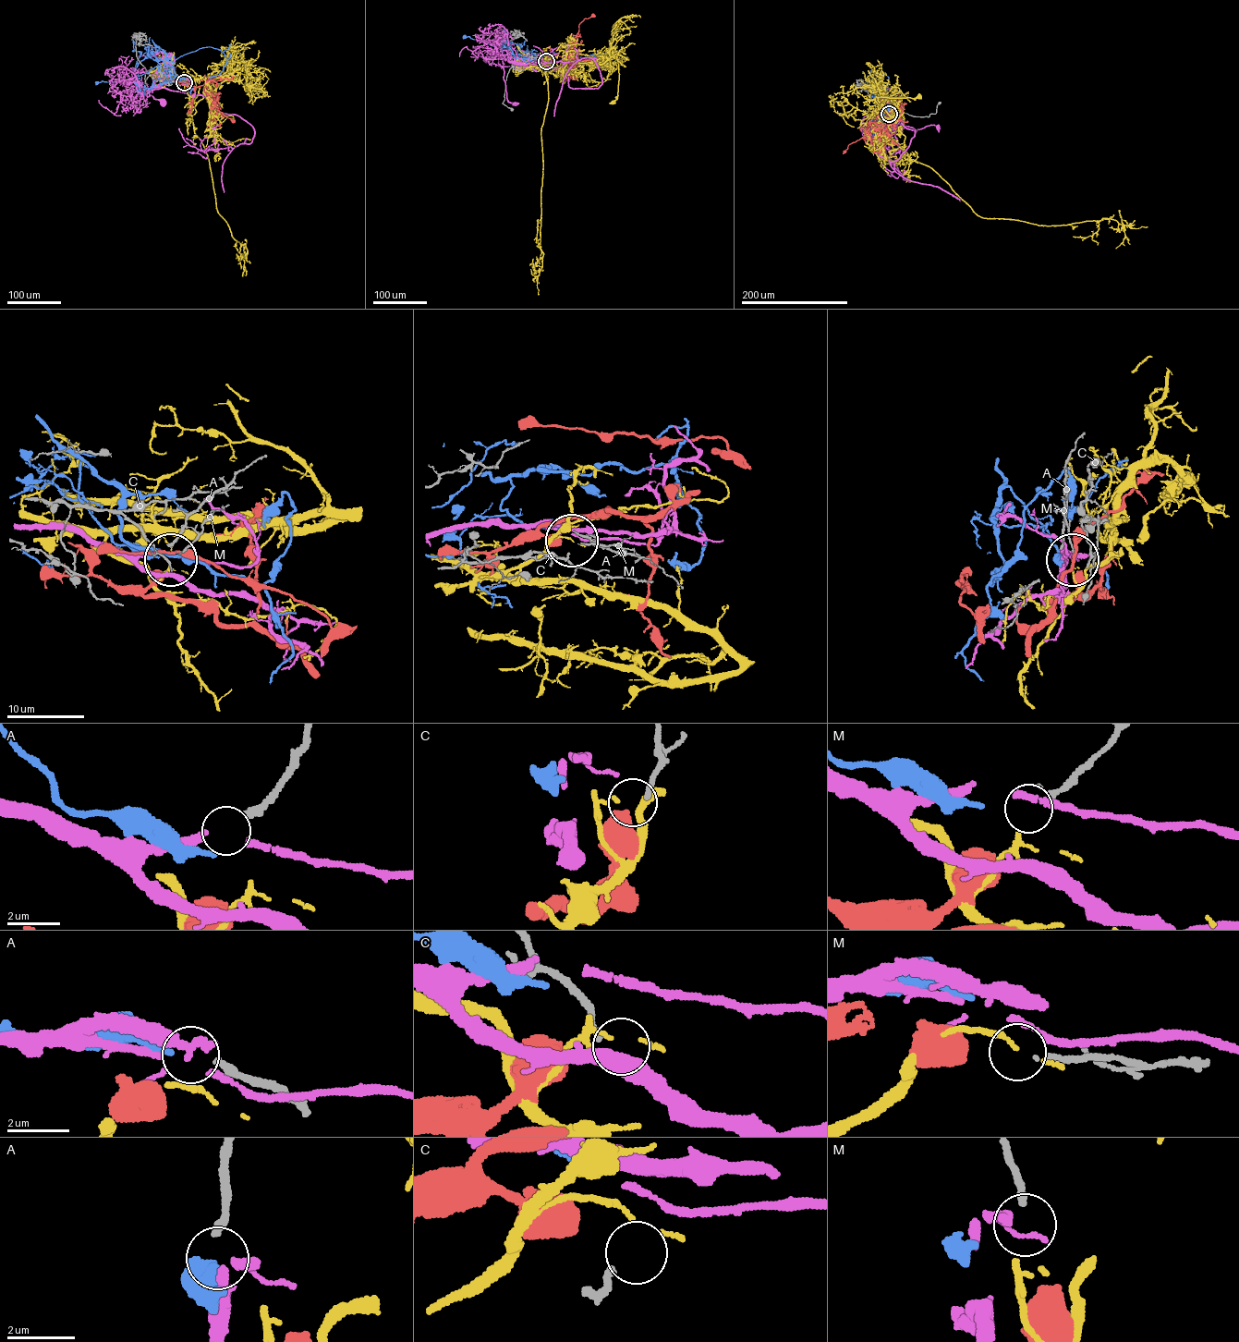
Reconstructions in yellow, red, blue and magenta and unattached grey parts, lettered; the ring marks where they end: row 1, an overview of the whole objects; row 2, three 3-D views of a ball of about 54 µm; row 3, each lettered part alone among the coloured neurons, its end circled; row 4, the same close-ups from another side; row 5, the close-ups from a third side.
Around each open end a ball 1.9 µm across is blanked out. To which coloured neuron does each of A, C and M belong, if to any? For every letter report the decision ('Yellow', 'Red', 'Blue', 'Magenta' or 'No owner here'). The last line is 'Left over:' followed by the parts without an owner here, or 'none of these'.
A: Magenta
C: No owner here
M: Yellow
Left over: C

